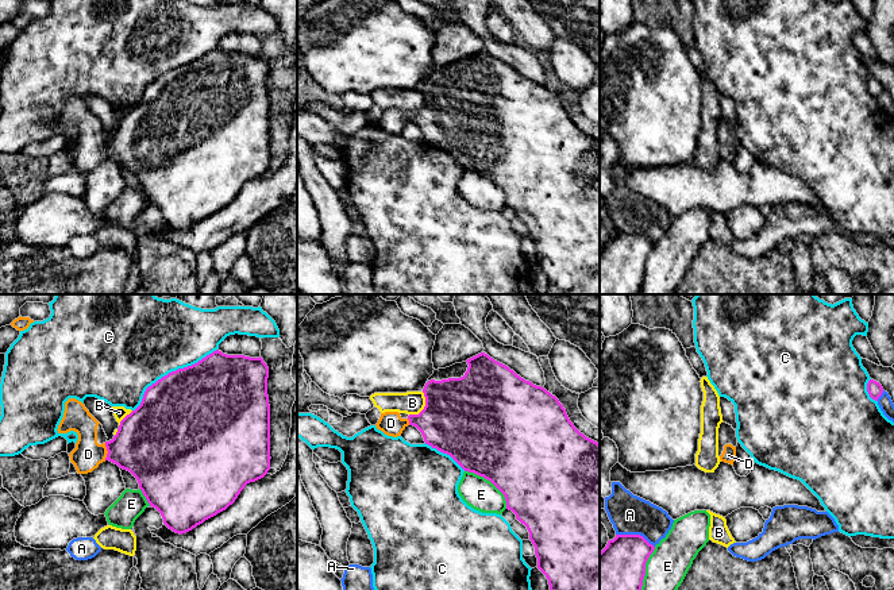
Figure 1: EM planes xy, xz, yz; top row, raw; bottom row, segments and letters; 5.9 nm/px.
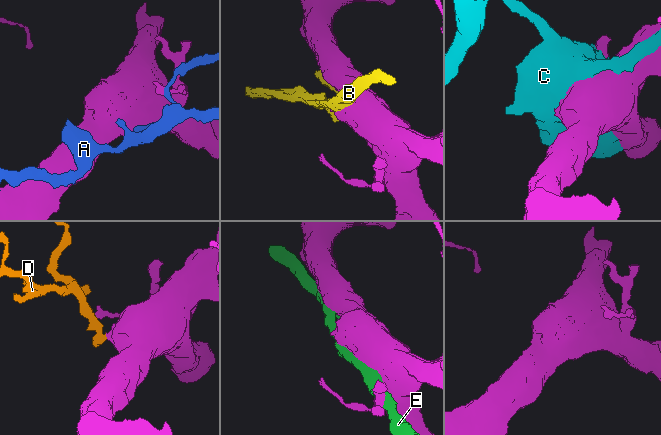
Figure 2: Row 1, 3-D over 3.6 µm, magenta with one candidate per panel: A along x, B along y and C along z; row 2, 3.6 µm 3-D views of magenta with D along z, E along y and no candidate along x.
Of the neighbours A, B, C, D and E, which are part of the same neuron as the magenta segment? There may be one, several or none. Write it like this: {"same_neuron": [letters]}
{"same_neuron": ["D"]}

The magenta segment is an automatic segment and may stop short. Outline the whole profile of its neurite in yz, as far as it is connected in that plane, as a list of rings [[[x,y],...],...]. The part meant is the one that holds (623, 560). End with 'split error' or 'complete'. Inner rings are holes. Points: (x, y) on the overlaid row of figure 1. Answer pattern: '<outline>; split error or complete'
[[[616,535],[600,552],[600,590],[641,590],[646,563],[654,549],[640,535]]]; complete

